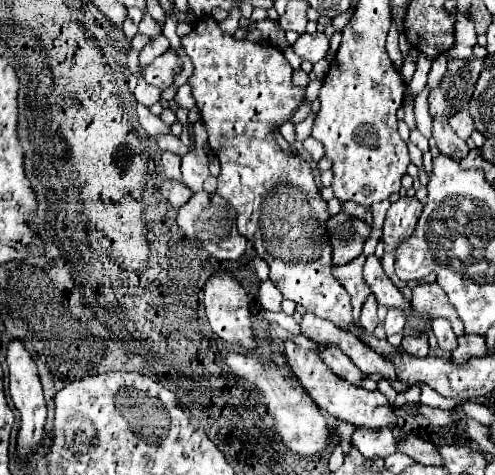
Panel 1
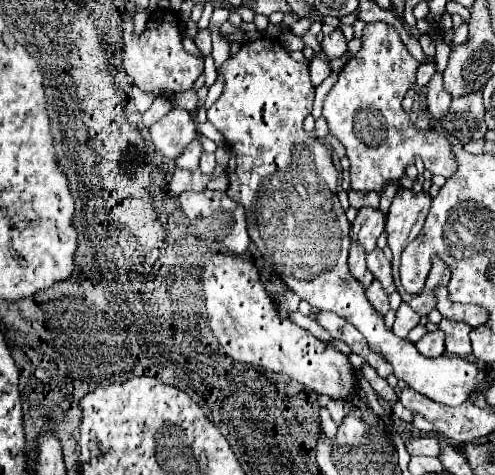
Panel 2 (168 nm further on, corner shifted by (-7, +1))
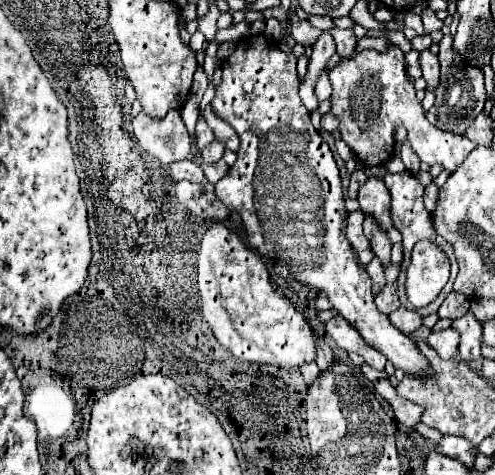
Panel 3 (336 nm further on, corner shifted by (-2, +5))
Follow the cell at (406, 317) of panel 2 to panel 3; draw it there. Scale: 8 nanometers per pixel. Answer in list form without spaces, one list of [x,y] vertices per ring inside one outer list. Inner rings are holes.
[[[399,307],[397,311],[393,311],[393,313],[389,315],[389,319],[391,319],[391,323],[393,323],[399,331],[403,331],[405,335],[407,335],[407,333],[413,333],[415,329],[419,329],[419,327],[423,325],[423,317],[419,317],[415,311],[409,311],[409,309],[405,309],[405,307]]]

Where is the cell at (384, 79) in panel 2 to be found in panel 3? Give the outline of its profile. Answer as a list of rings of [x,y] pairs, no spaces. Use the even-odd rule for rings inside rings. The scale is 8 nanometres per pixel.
[[[389,45],[387,53],[363,49],[351,59],[343,59],[329,73],[333,85],[333,107],[331,113],[339,117],[341,139],[353,149],[357,159],[369,167],[383,165],[395,147],[395,127],[405,125],[409,131],[407,139],[421,161],[435,165],[441,163],[445,169],[455,171],[461,161],[477,147],[463,135],[443,131],[427,121],[421,101],[415,97],[415,87],[407,81],[405,55],[395,45]]]

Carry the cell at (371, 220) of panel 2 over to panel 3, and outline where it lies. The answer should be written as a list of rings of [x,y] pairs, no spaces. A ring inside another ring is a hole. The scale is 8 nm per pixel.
[[[369,177],[365,185],[359,189],[357,201],[361,203],[361,211],[367,215],[373,215],[375,221],[381,225],[381,229],[391,229],[391,195],[385,187],[385,183],[377,177]]]

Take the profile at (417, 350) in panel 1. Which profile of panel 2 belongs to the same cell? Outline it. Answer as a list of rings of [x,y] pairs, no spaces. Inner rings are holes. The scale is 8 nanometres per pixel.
[[[428,331],[418,343],[416,349],[426,355],[426,357],[438,357],[444,353],[444,333],[438,331]]]

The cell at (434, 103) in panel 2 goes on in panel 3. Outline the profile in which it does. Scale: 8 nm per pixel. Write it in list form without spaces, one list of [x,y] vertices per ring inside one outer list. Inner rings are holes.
[[[421,51],[419,53],[419,63],[423,69],[423,79],[427,81],[429,89],[437,89],[439,85],[439,59],[431,51]]]

